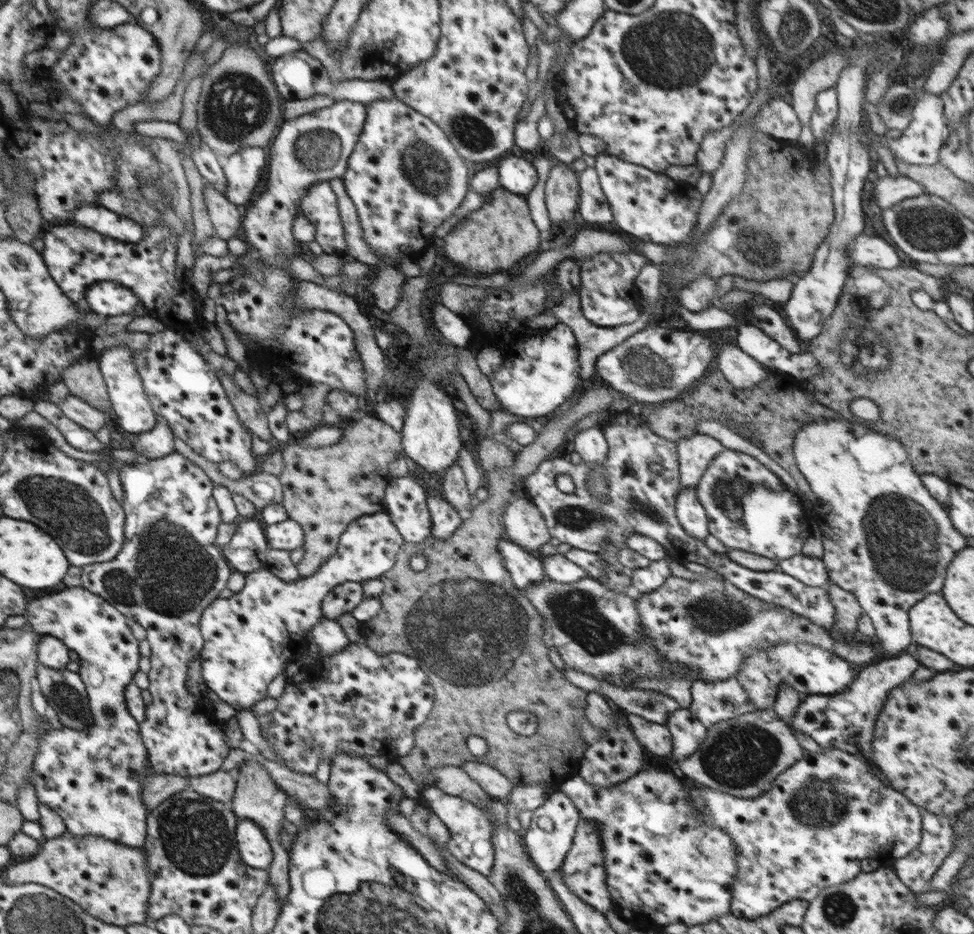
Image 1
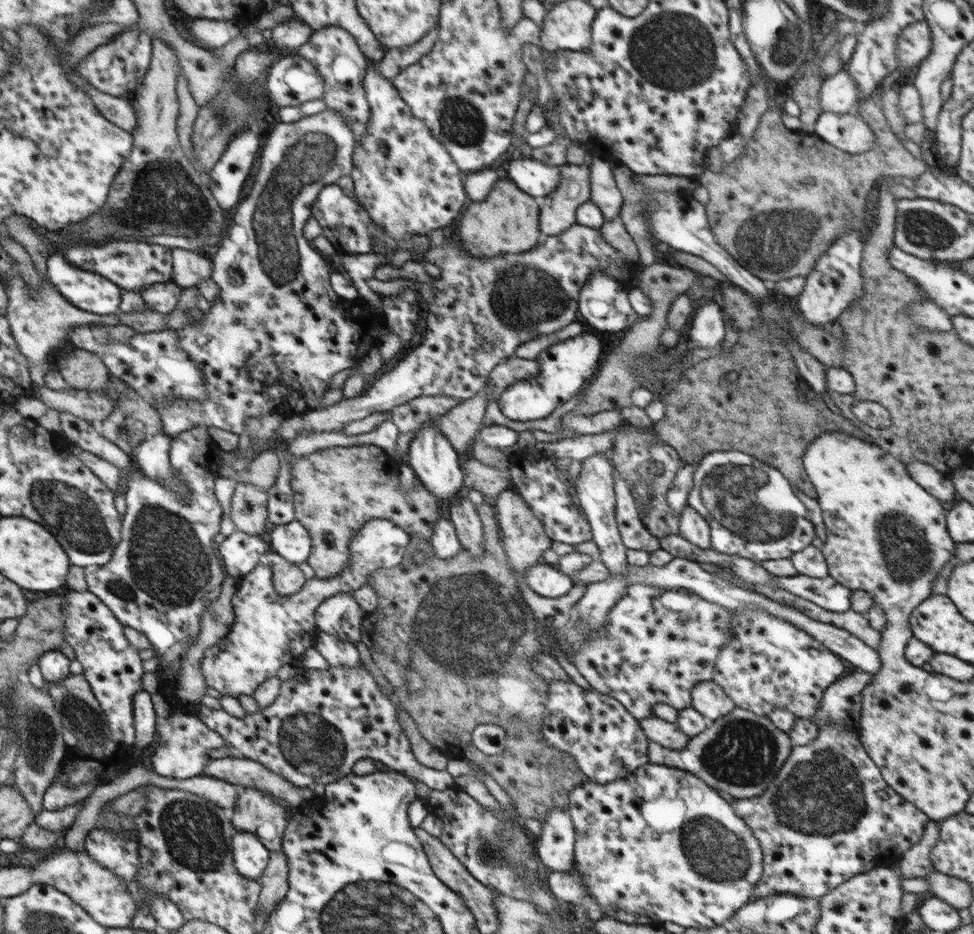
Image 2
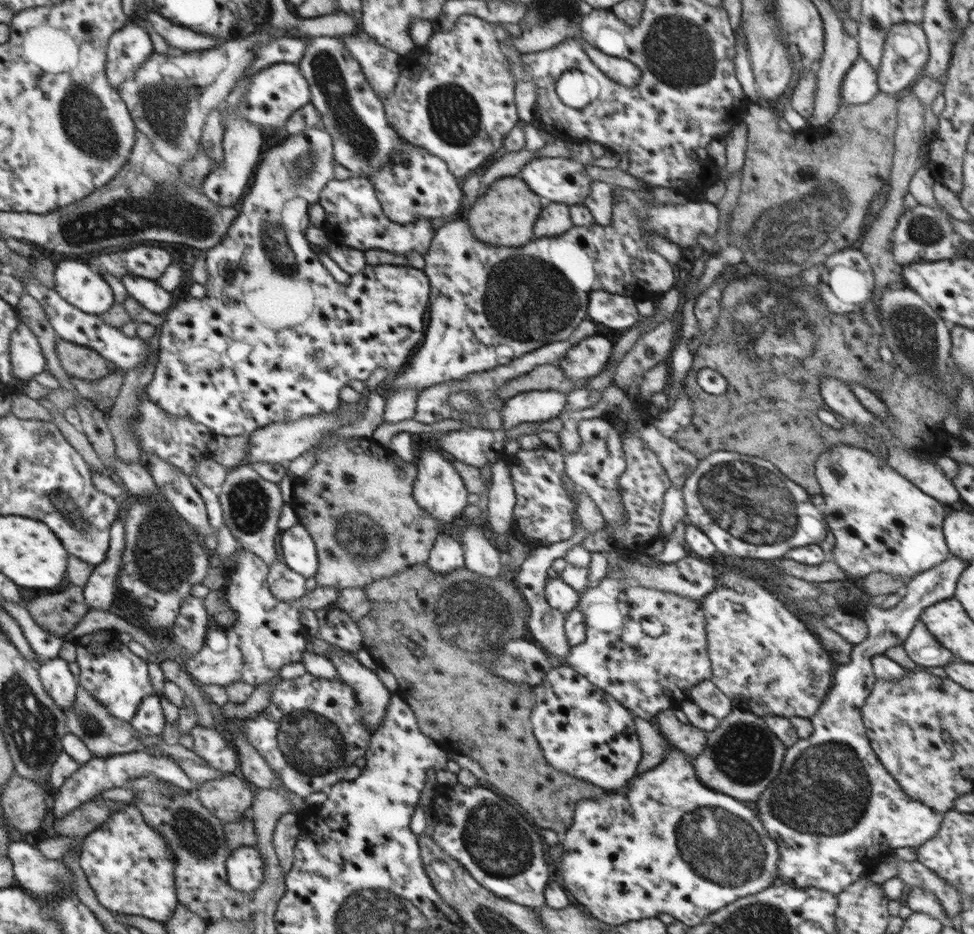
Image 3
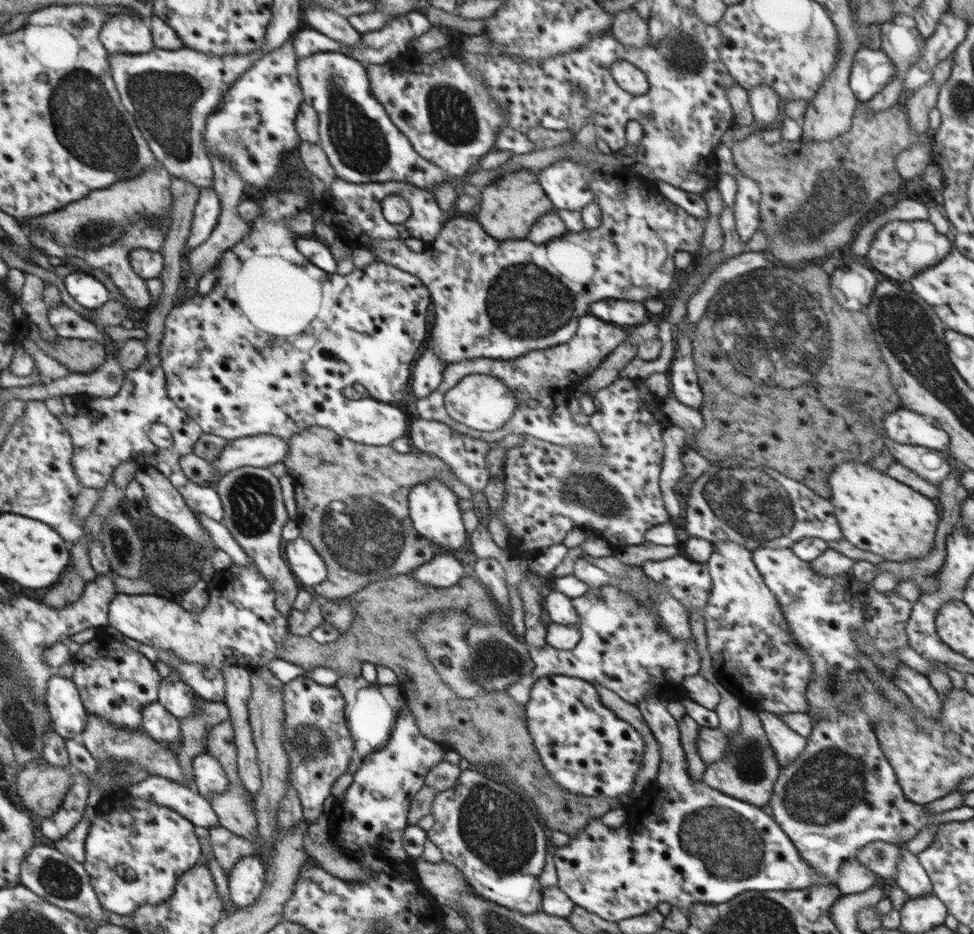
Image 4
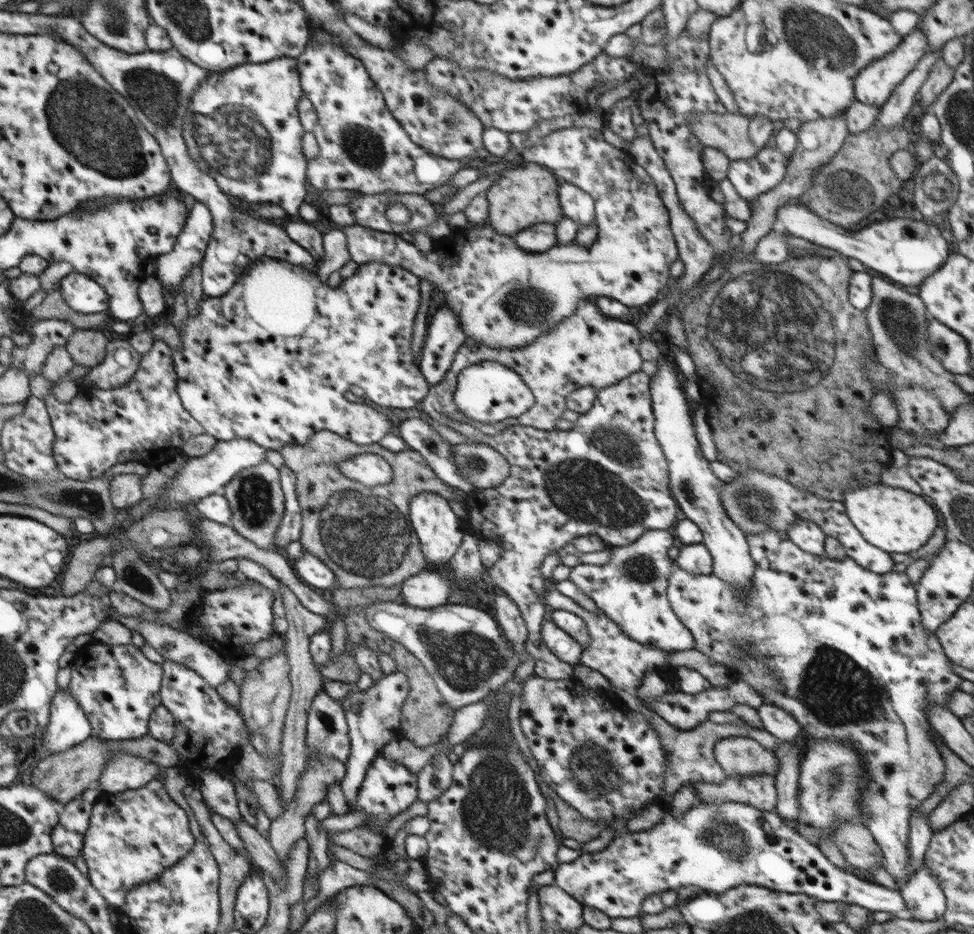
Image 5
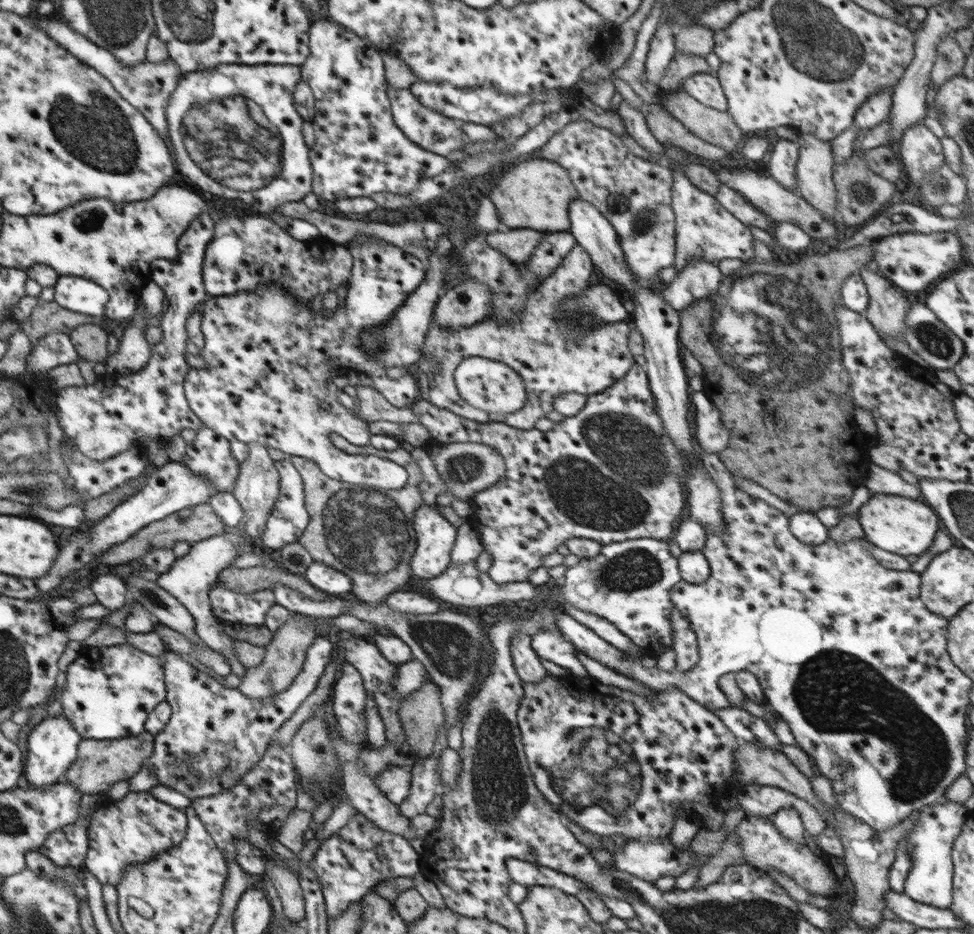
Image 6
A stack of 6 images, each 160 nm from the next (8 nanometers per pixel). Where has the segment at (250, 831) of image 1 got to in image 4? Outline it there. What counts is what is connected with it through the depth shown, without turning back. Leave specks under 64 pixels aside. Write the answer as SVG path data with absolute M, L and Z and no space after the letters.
M256 854L236 861L228 874L230 898L234 906L246 908L256 902L266 884L265 869Z

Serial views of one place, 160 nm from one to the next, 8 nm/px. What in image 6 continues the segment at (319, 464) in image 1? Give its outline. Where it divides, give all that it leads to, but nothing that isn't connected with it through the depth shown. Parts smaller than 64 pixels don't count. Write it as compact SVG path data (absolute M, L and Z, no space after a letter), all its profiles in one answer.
M338 433L330 435L331 441L346 454L374 455L401 464L409 474L406 485L398 490L374 487L351 486L349 483L334 480L326 476L312 460L301 456L291 456L291 463L303 478L304 504L310 516L308 527L297 541L311 555L313 562L323 563L350 577L353 590L351 596L367 603L369 608L376 608L384 603L385 598L396 590L403 589L404 584L412 578L412 556L416 552L417 535L413 529L413 517L416 508L423 504L419 484L423 476L418 465L410 455L410 448L402 445L396 450L378 450L372 445L355 445Z

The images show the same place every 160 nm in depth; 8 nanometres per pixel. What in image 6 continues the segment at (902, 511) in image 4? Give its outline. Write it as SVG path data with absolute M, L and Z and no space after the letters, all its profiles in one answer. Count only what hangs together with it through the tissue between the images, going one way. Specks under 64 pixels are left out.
M876 494L858 510L858 522L865 539L877 548L906 557L924 555L932 547L936 534L942 528L942 522L924 500Z

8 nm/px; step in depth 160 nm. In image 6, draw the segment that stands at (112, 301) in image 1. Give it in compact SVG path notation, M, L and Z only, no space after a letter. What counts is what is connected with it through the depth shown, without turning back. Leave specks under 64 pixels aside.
M60 275L55 285L56 301L62 308L75 313L104 316L108 292L95 281L82 276Z

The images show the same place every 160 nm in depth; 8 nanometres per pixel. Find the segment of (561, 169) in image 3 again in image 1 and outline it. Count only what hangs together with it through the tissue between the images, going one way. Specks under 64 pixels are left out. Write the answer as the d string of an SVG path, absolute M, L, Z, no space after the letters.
M520 156L498 162L497 169L501 186L517 195L527 196L538 180L533 163Z

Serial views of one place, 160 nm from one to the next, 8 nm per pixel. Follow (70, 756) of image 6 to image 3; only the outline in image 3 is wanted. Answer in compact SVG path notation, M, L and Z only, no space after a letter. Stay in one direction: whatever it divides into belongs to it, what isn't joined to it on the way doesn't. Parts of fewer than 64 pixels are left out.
M58 656L42 662L37 667L39 679L56 706L63 711L70 708L79 688L68 669L68 662Z

